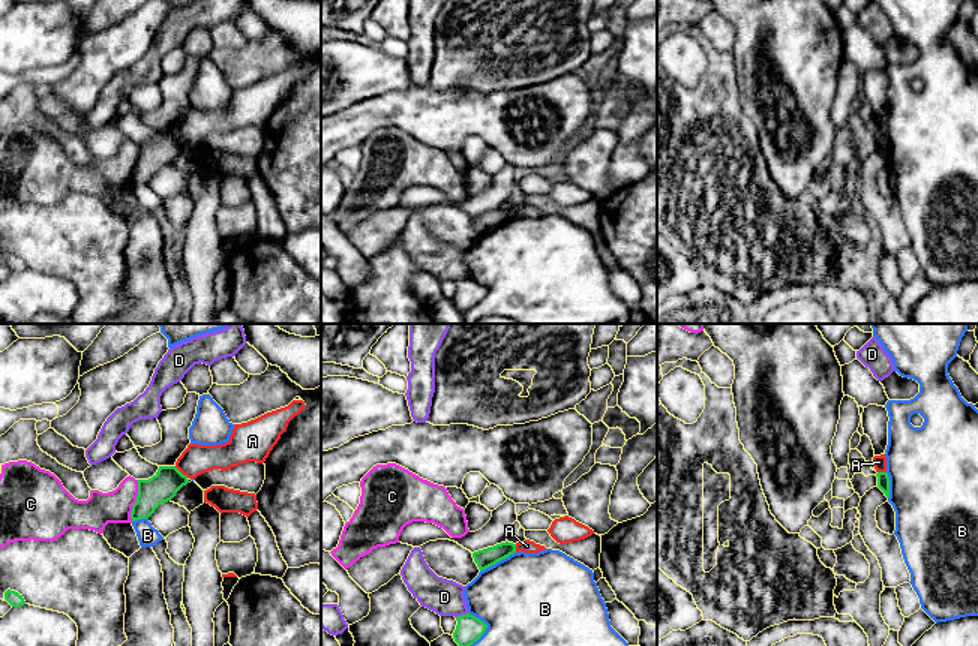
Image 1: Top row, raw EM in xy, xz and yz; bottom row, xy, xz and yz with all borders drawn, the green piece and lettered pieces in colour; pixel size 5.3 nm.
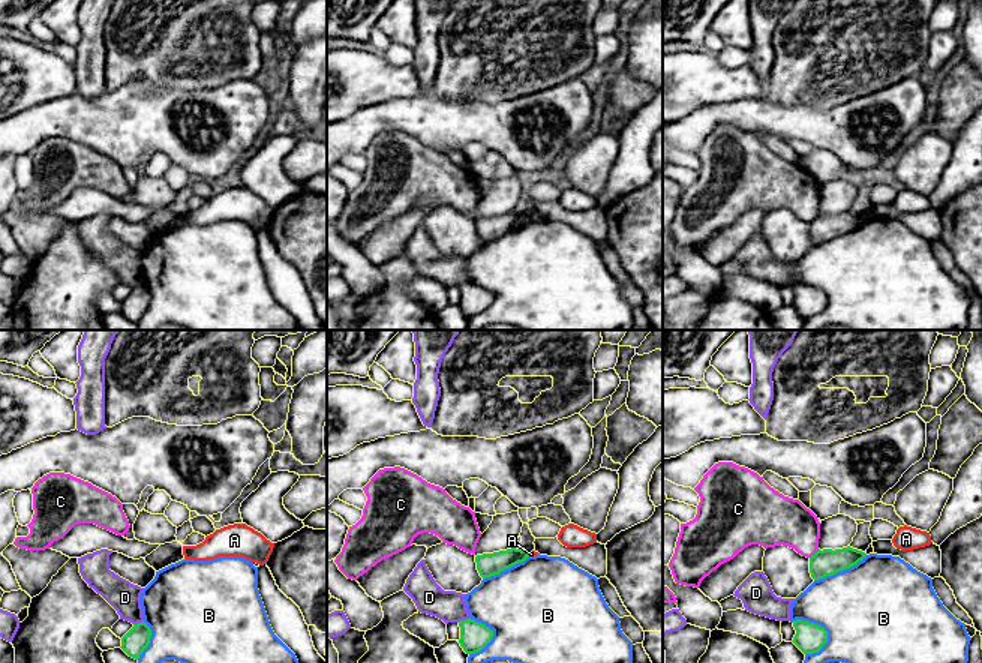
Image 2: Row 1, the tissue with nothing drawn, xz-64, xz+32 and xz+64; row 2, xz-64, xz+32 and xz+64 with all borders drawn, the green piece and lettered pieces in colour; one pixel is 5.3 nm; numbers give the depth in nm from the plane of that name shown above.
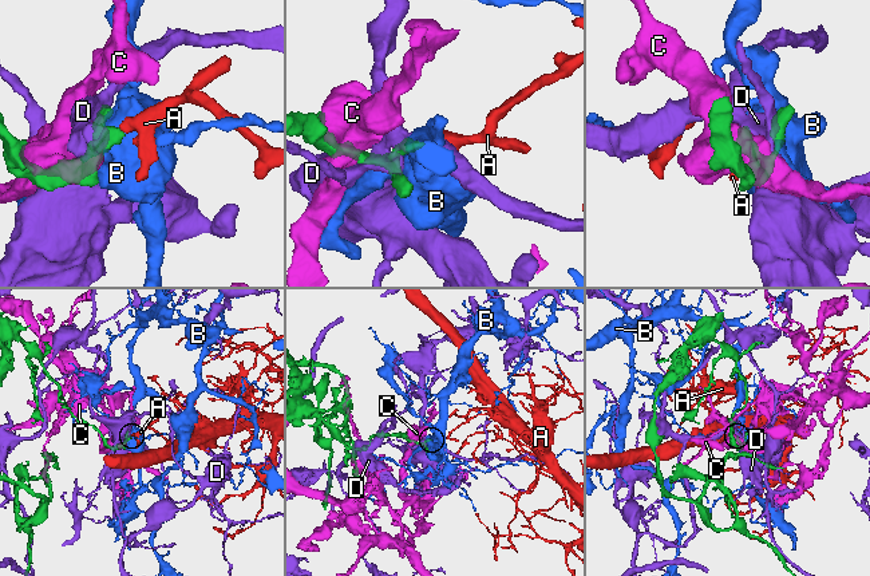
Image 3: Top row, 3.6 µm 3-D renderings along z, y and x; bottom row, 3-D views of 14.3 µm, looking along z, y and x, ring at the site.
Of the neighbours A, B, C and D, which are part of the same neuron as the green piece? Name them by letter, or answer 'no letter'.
no letter

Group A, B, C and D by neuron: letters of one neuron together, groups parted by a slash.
A / B / C / D

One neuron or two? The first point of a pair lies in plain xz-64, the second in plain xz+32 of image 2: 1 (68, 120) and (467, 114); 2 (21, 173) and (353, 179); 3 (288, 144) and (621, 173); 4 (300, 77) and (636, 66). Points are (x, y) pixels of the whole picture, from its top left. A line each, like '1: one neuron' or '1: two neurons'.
1: one neuron
2: two neurons
3: two neurons
4: one neuron

